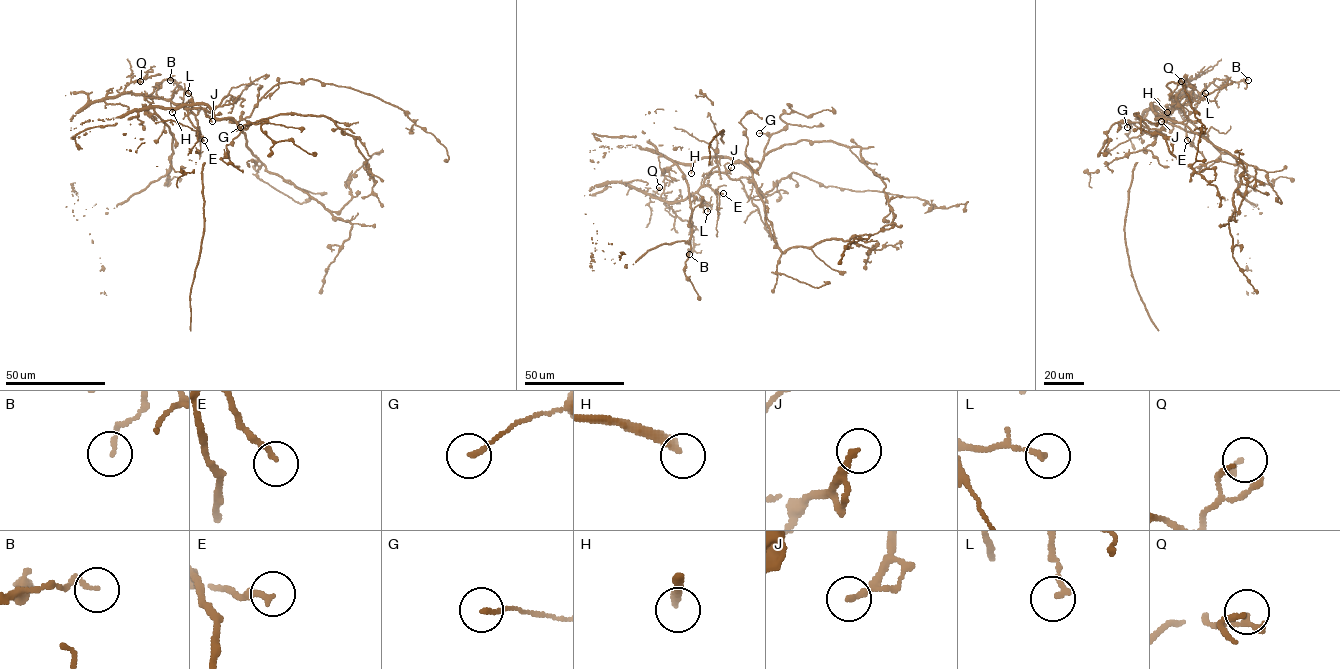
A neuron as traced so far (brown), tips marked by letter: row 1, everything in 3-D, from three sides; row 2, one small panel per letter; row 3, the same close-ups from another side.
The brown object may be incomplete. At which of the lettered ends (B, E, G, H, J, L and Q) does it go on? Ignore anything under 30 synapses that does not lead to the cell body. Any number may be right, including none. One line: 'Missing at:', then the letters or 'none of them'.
Missing at: H

